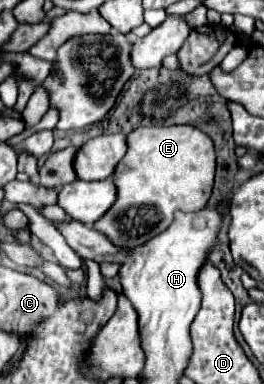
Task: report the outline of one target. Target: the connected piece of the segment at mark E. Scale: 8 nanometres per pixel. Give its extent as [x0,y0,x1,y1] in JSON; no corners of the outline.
[93,125,215,249]

